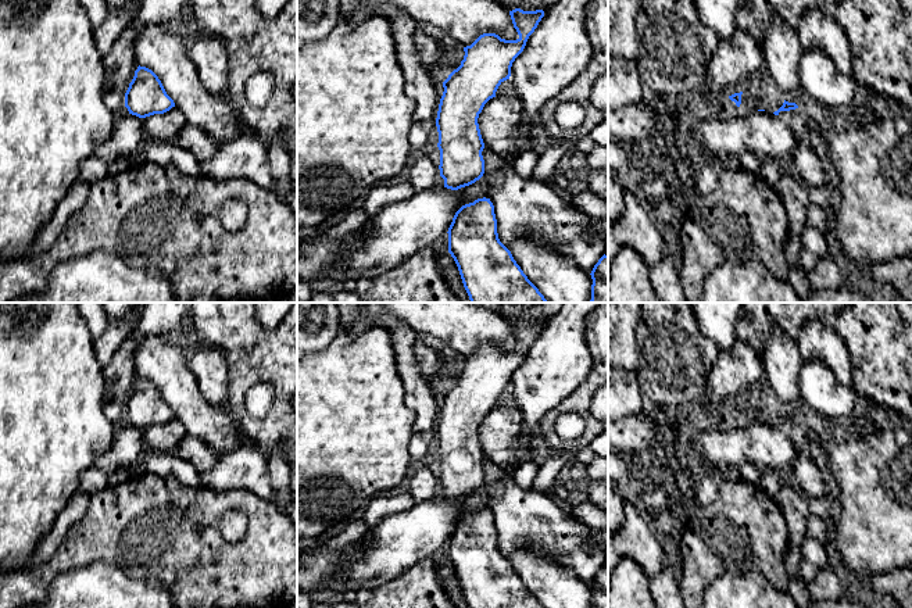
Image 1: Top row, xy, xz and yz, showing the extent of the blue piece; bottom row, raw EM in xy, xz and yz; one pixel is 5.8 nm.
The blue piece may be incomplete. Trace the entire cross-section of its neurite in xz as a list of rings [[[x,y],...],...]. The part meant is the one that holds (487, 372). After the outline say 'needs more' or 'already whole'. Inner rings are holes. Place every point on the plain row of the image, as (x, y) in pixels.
[[[515,319],[509,322],[509,326],[519,348],[505,351],[496,344],[480,346],[471,357],[464,358],[465,366],[461,376],[443,393],[444,403],[439,415],[436,437],[439,443],[437,458],[440,461],[439,480],[447,500],[458,501],[483,487],[484,471],[482,462],[484,454],[478,434],[479,425],[484,415],[496,408],[498,397],[509,390],[512,373],[523,362],[529,347],[544,328],[544,322]]] | already whole

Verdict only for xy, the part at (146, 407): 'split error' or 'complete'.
complete

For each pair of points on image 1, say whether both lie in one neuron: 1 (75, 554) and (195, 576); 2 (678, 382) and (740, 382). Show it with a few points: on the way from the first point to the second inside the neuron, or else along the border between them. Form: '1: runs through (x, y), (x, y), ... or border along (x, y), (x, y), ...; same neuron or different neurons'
1: runs through (104, 550), (165, 550); same neuron
2: border along (719, 351), (700, 401); different neurons

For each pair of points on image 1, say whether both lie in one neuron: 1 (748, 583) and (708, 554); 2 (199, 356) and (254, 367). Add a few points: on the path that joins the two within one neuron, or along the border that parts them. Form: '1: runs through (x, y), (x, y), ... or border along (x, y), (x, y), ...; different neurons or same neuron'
1: border along (766, 579), (755, 571), (723, 572), (705, 589); different neurons
2: border along (197, 344), (218, 347), (224, 353), (229, 392); different neurons

